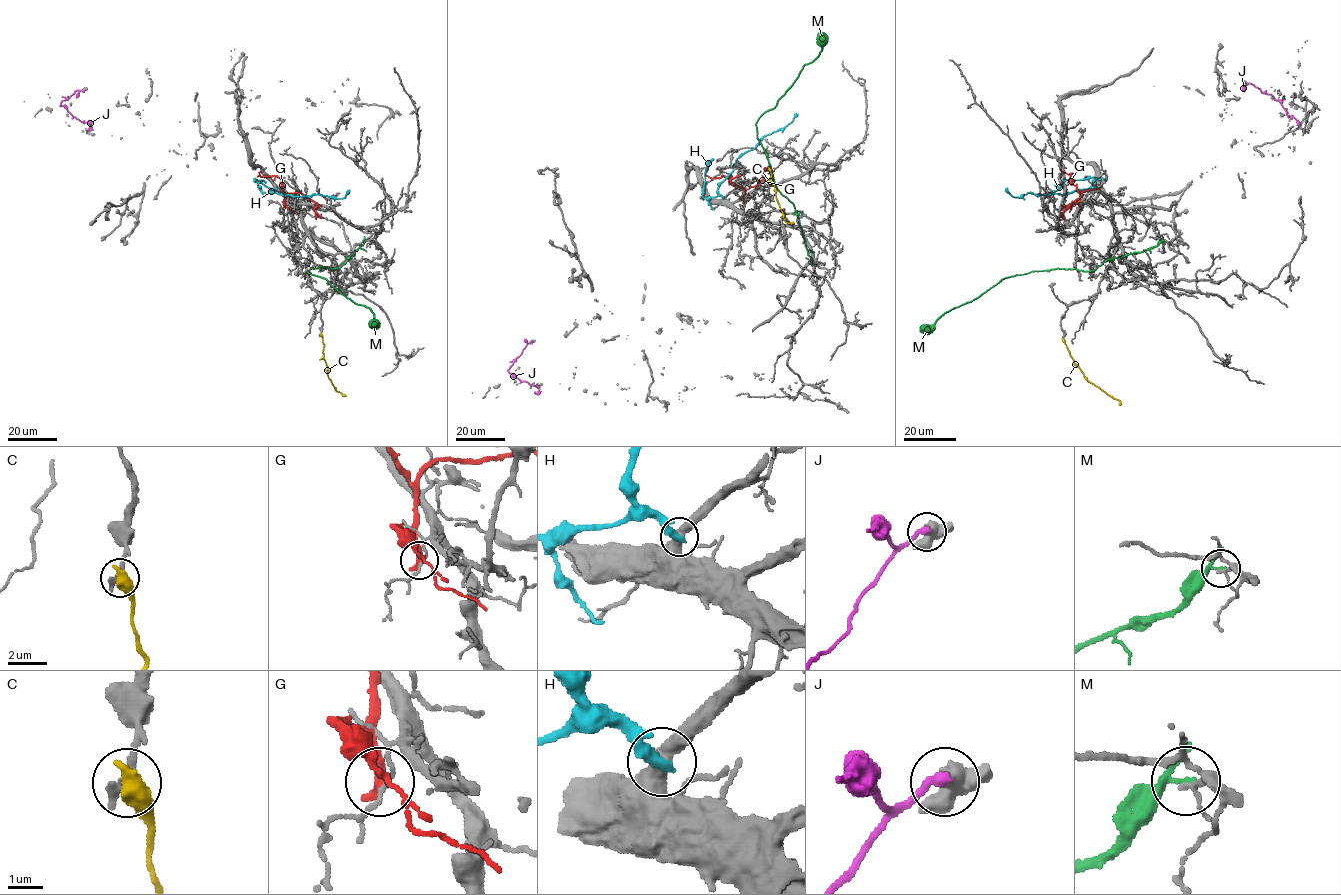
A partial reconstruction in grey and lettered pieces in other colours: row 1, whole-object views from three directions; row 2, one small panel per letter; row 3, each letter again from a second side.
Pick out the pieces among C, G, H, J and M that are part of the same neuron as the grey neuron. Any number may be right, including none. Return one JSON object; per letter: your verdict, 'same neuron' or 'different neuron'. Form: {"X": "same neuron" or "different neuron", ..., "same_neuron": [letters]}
{"C": "different neuron", "G": "different neuron", "H": "different neuron", "J": "different neuron", "M": "different neuron", "same_neuron": []}

